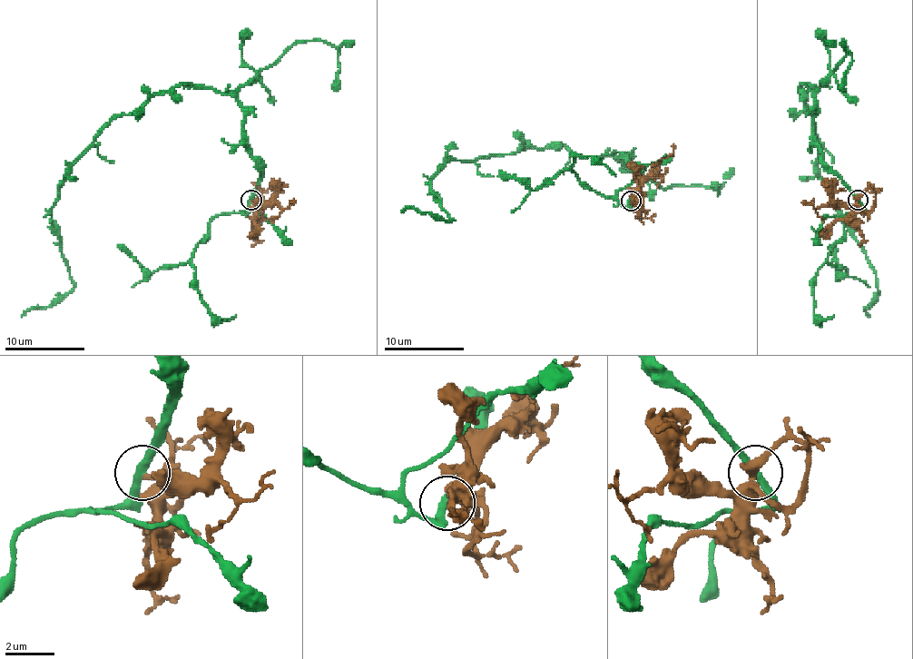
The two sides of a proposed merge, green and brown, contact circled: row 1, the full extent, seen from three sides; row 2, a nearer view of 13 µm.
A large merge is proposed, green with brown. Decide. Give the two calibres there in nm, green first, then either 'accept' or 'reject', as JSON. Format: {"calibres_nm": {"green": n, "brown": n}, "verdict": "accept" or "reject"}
{"calibres_nm": {"green": 300, "brown": 200}, "verdict": "reject"}

